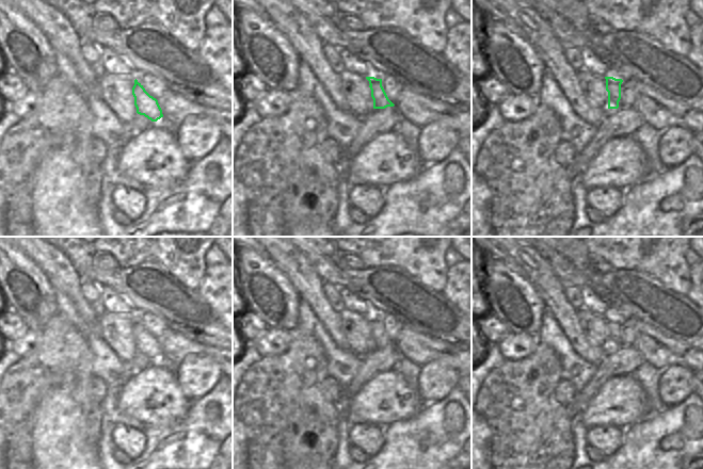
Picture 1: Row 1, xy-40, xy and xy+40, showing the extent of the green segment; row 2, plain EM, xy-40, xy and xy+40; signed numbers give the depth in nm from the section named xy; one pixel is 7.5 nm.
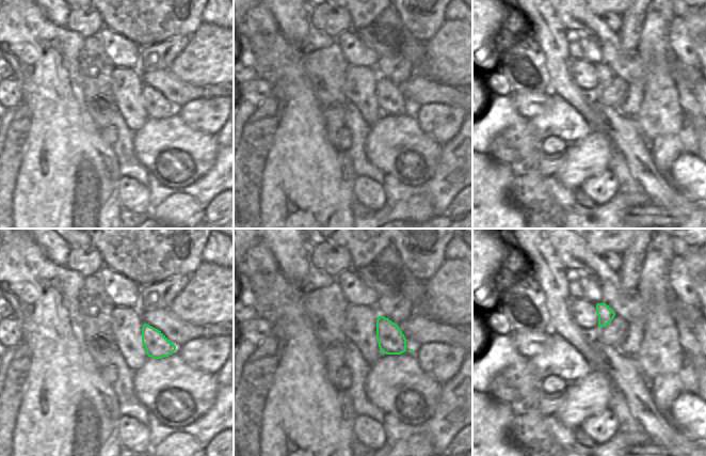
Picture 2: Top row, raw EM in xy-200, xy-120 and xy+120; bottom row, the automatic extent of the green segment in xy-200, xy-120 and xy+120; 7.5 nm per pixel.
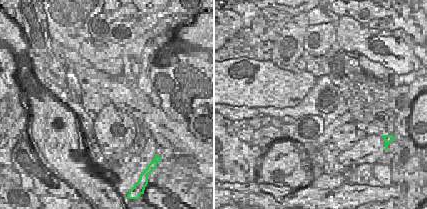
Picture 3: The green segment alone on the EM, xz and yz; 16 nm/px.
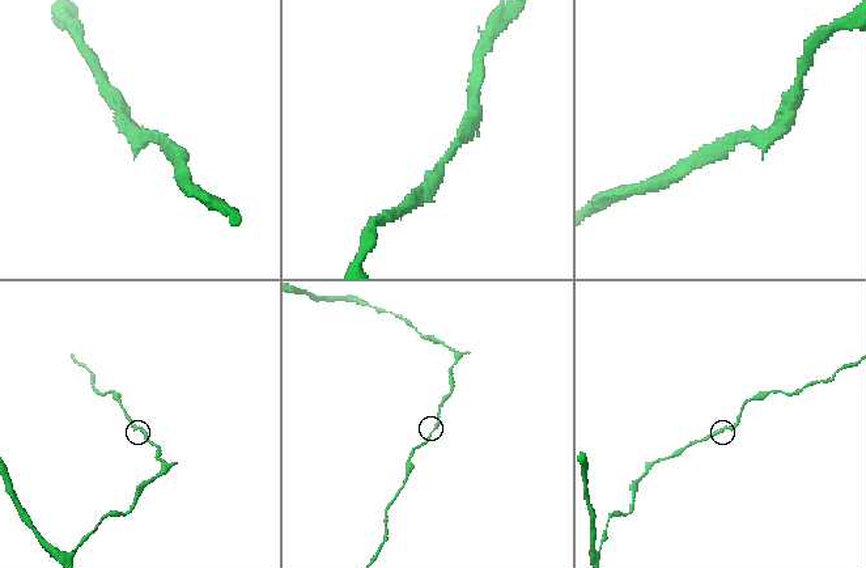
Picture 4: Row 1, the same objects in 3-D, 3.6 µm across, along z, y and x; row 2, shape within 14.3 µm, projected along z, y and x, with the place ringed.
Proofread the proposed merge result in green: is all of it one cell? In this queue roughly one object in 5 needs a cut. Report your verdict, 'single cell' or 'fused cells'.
single cell

